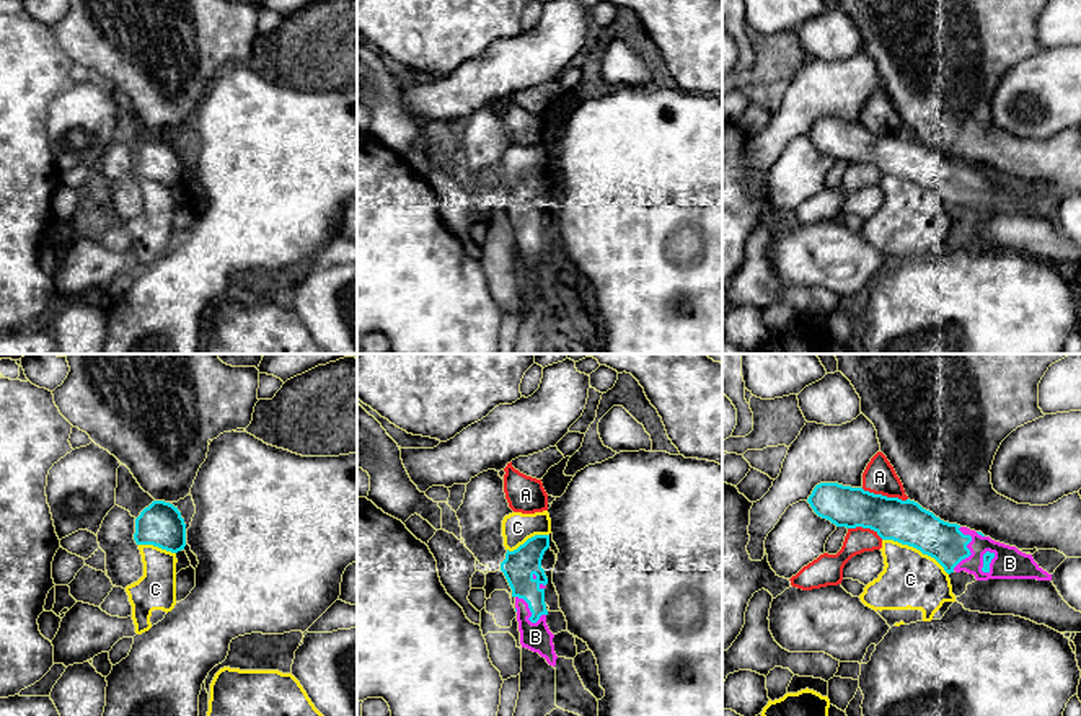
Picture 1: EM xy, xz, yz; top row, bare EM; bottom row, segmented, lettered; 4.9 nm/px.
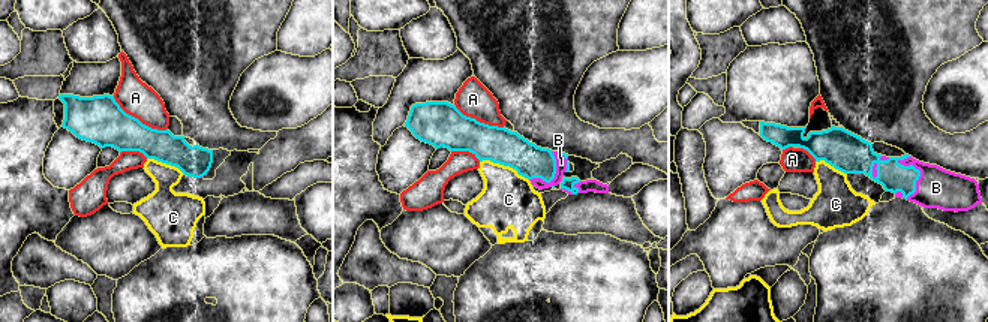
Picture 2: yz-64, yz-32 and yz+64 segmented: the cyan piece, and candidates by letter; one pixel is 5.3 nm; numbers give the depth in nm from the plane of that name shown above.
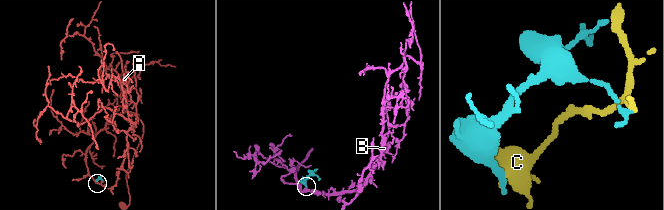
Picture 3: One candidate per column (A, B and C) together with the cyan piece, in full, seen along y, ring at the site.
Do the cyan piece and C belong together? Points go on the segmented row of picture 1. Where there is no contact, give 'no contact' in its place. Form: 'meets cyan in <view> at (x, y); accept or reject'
meets cyan in yz at (917, 548); reject

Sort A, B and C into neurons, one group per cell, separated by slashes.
A / B / C

